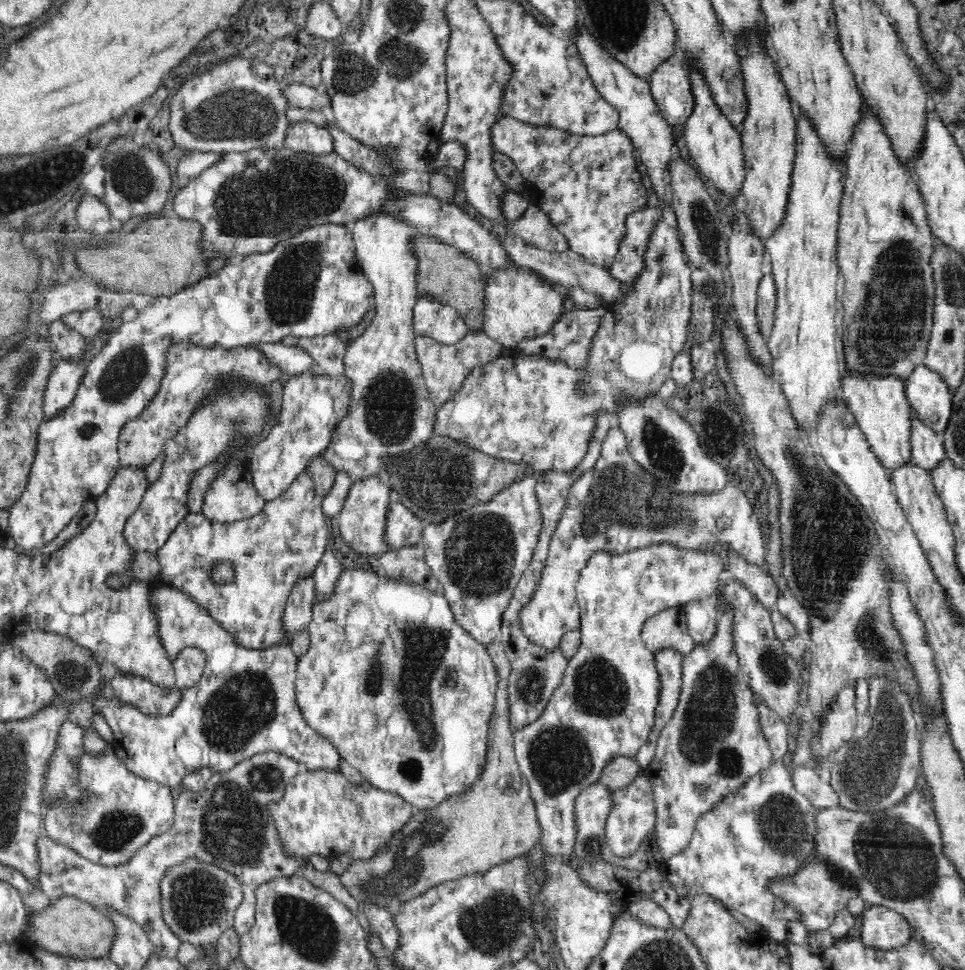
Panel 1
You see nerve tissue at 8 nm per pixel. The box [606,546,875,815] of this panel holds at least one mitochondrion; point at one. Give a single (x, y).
(705, 737)

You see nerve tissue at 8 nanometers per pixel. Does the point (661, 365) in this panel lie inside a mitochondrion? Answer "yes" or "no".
no

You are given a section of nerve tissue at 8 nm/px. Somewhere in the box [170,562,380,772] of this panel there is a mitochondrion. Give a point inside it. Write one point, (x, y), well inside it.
(246, 704)

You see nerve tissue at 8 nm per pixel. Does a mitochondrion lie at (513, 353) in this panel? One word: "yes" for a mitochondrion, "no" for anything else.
no

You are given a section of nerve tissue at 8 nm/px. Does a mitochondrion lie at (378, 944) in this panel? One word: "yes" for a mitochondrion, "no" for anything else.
no

